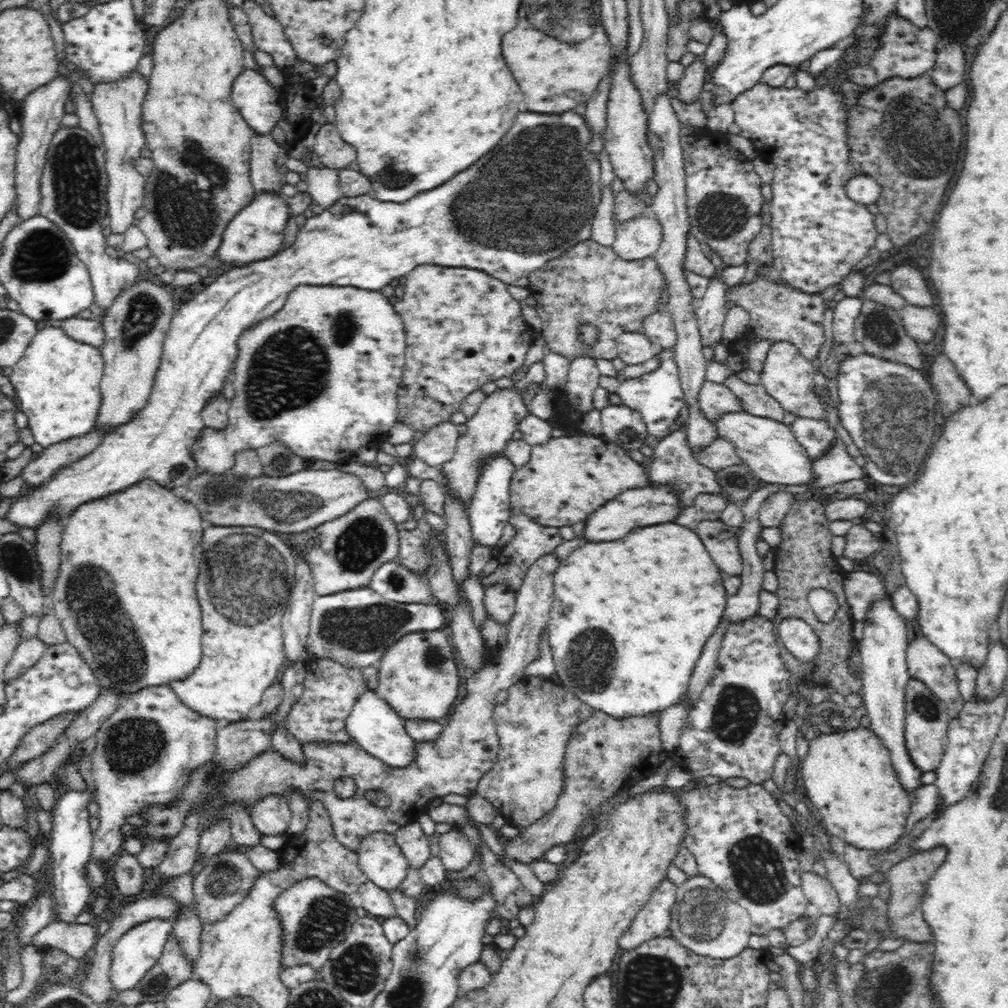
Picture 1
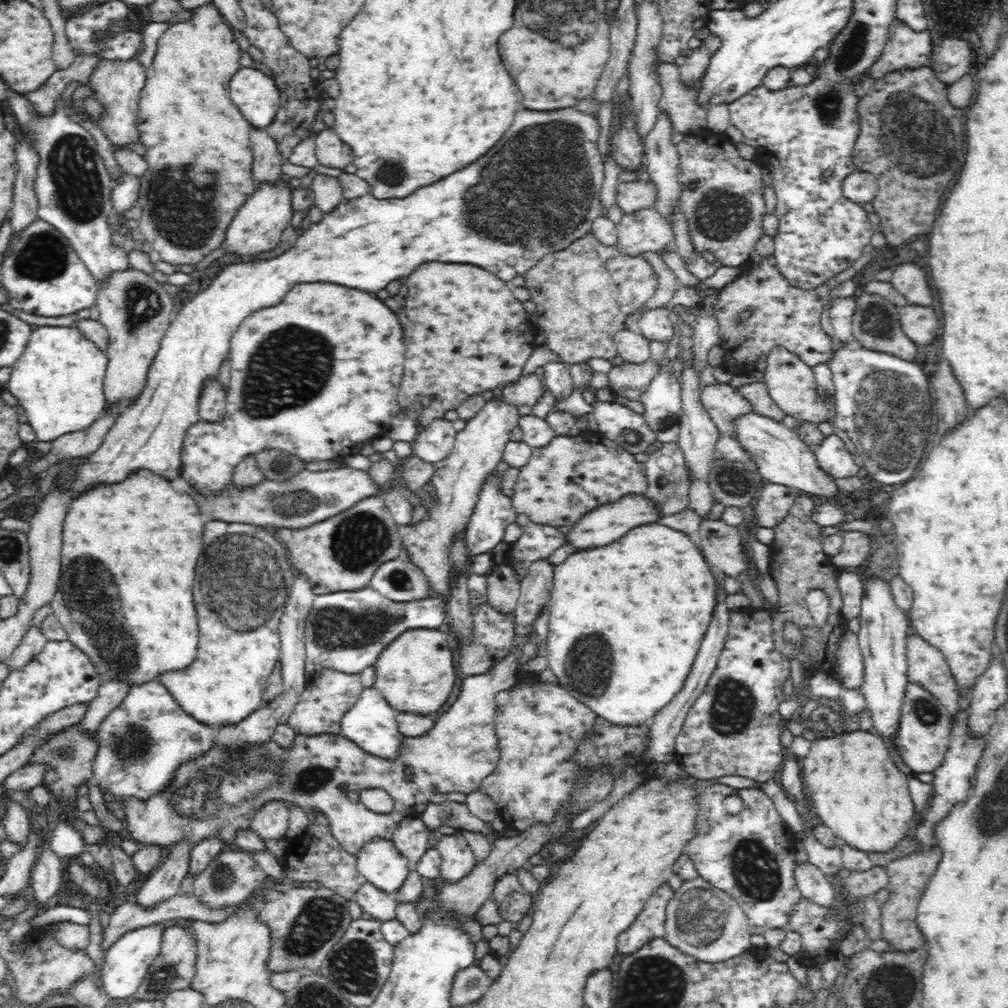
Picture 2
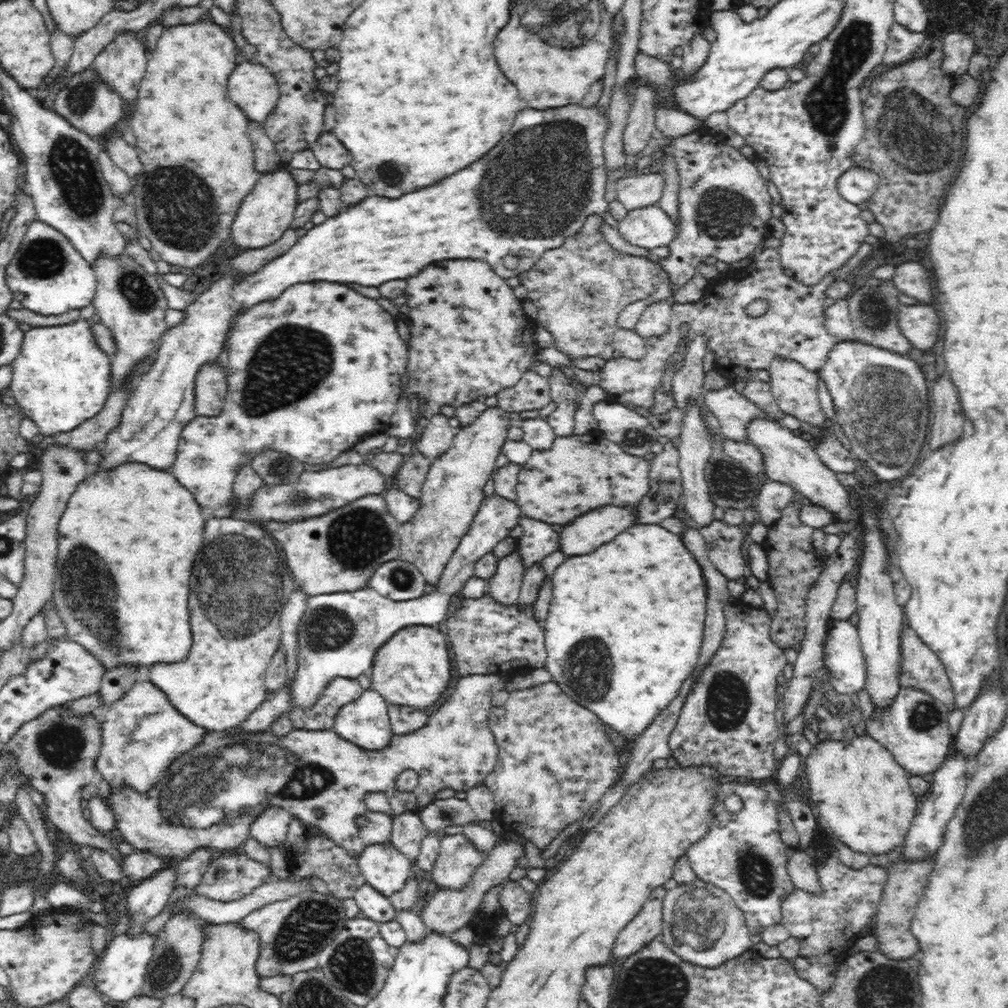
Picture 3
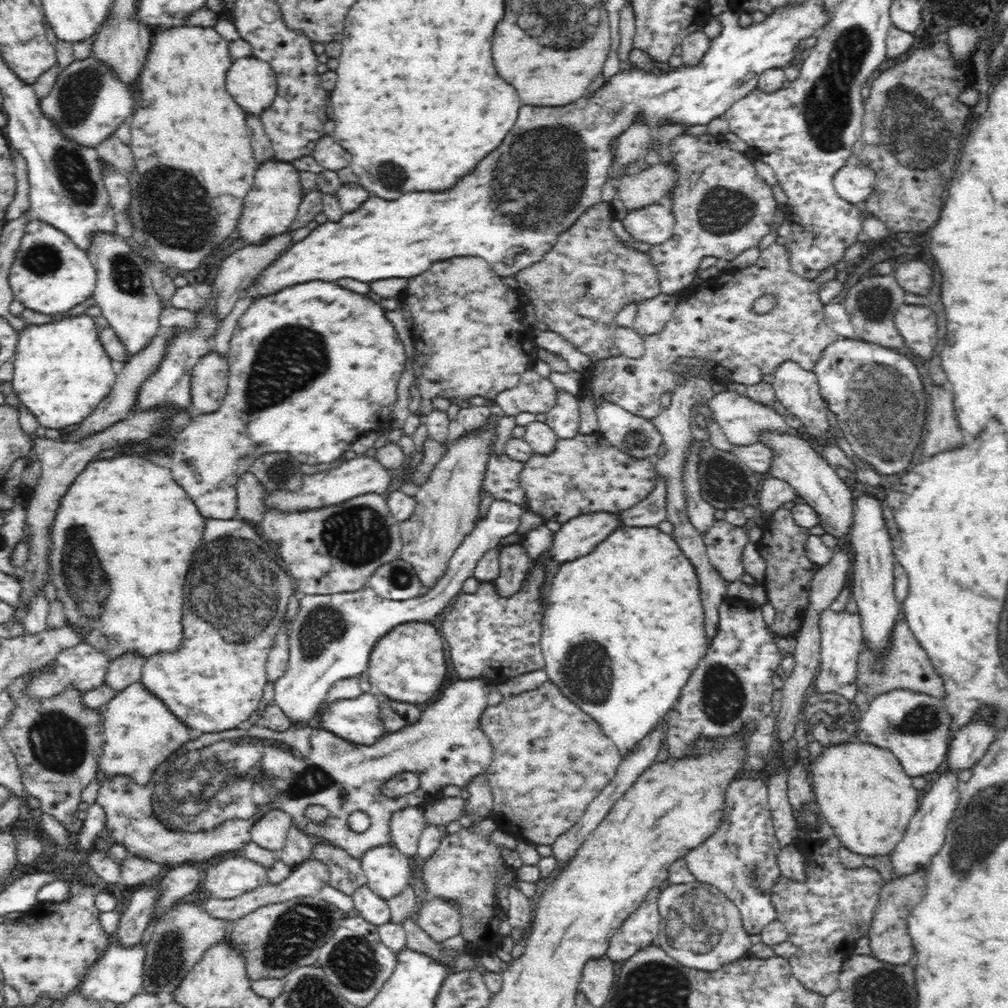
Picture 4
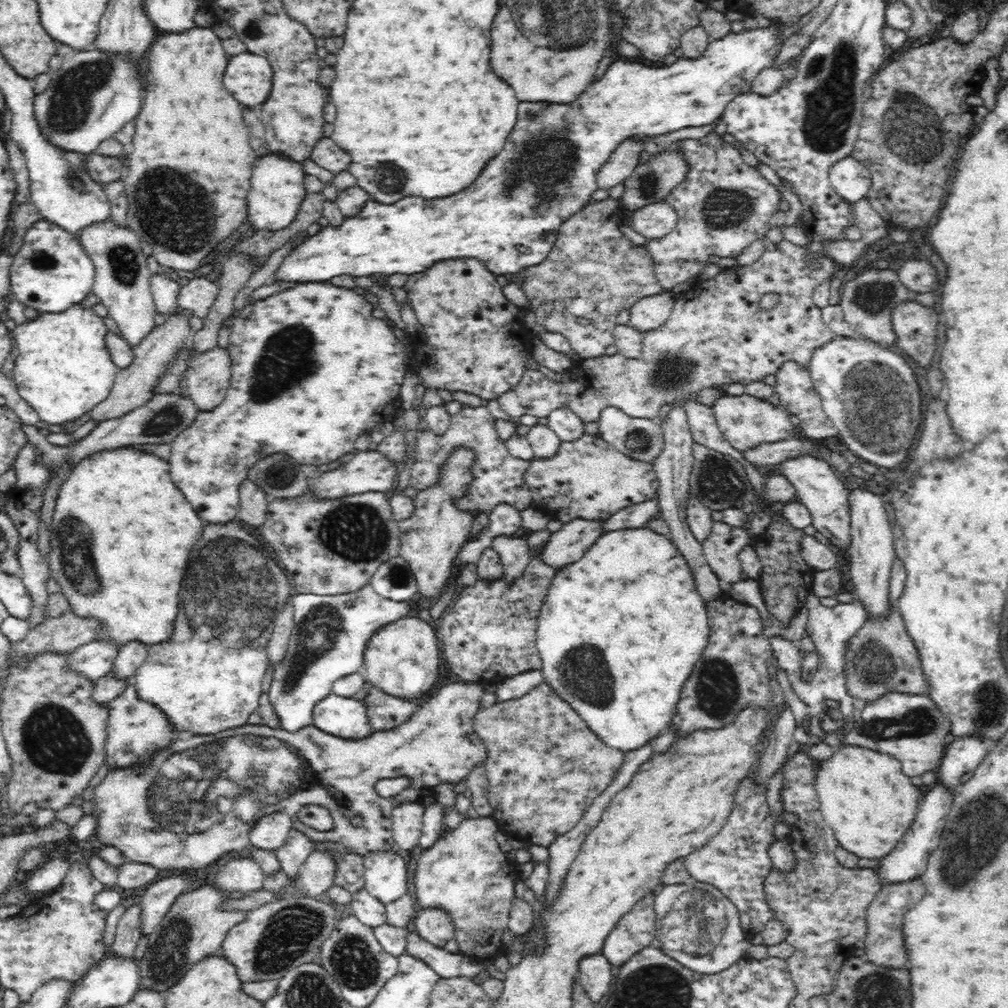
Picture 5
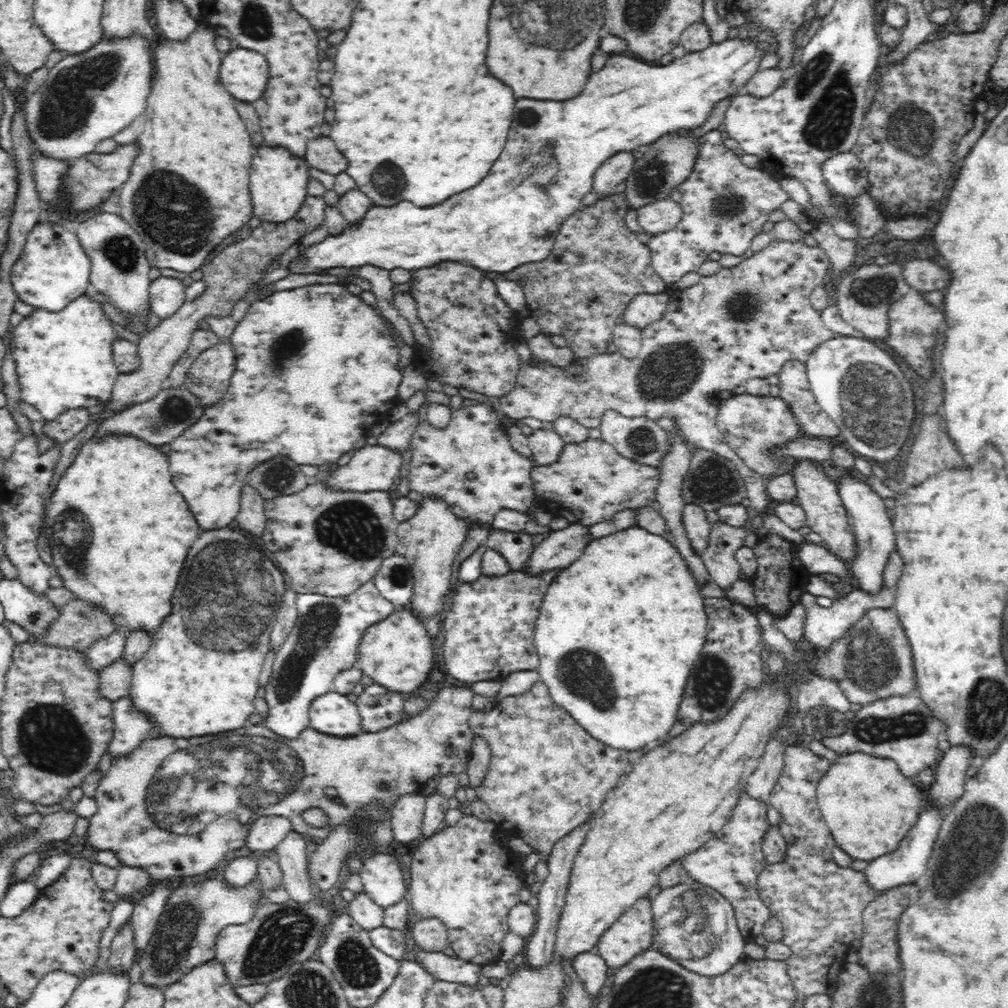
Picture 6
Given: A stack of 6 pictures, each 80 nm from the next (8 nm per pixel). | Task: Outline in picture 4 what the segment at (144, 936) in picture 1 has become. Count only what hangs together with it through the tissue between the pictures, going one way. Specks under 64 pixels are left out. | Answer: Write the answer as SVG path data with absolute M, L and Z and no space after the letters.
M112 938L109 947L104 952L83 978L82 984L77 988L79 994L84 998L120 1004L128 1002L133 996L143 992L144 959L146 947L140 942L134 946L121 946L119 940Z

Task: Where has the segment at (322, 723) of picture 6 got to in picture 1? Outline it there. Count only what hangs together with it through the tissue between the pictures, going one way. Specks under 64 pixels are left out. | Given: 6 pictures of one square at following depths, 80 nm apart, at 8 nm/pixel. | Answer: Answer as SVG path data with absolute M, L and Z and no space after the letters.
M369 690L358 698L345 723L347 734L368 754L382 760L386 766L404 768L414 760L416 744L416 740L405 731L404 721L386 701Z

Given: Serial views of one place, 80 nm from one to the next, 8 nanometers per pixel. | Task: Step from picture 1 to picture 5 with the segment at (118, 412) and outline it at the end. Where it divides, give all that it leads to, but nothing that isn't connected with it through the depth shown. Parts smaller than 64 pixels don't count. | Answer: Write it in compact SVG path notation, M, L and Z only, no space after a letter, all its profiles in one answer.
M110 218L82 228L79 241L95 266L91 292L106 307L107 315L116 321L120 336L131 348L136 348L156 326L154 316L157 313L150 286L152 260L144 255L141 239L132 229L116 224Z

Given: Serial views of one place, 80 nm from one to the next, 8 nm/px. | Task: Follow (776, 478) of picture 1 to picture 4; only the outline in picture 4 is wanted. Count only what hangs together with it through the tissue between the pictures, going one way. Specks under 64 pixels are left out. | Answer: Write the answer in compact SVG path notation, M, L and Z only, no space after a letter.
M762 432L760 442L774 451L770 462L768 476L786 481L794 487L798 501L809 504L819 513L819 525L841 542L847 539L853 523L852 491L846 481L840 479L832 465L810 447L808 441L792 436L786 432Z

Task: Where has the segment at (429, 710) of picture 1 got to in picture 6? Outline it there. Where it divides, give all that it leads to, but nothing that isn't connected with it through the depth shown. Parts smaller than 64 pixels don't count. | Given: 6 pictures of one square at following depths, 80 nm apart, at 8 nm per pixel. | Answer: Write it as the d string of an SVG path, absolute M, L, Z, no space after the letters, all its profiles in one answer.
M397 610L386 620L368 628L361 636L356 653L354 667L363 672L366 682L380 684L391 692L400 694L412 694L422 687L434 664L432 640L425 624L406 610Z

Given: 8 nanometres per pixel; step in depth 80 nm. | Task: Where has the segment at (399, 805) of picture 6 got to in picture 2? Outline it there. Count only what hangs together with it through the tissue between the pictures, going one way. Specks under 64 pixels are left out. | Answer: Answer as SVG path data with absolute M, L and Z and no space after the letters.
M403 817L391 840L409 860L411 867L416 866L429 847L427 828L422 819L415 817Z

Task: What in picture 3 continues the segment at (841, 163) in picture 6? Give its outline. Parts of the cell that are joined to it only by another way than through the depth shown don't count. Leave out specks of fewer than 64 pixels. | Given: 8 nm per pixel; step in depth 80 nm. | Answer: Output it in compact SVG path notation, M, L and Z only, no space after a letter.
M852 166L837 180L838 192L844 200L860 205L869 200L879 185L879 176L871 170Z

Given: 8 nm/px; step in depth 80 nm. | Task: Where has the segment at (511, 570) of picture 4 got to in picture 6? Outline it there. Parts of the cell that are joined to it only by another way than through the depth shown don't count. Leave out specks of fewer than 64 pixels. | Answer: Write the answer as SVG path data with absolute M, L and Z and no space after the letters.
M492 528L484 541L487 548L500 552L512 572L523 570L534 550L534 538L524 531L508 532Z

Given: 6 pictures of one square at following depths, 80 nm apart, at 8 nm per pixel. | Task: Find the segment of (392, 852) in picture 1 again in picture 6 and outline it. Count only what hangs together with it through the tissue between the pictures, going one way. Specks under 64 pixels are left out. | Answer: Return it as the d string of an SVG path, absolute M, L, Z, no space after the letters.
M374 853L367 856L360 870L363 892L382 908L398 904L407 896L398 856L389 853Z

